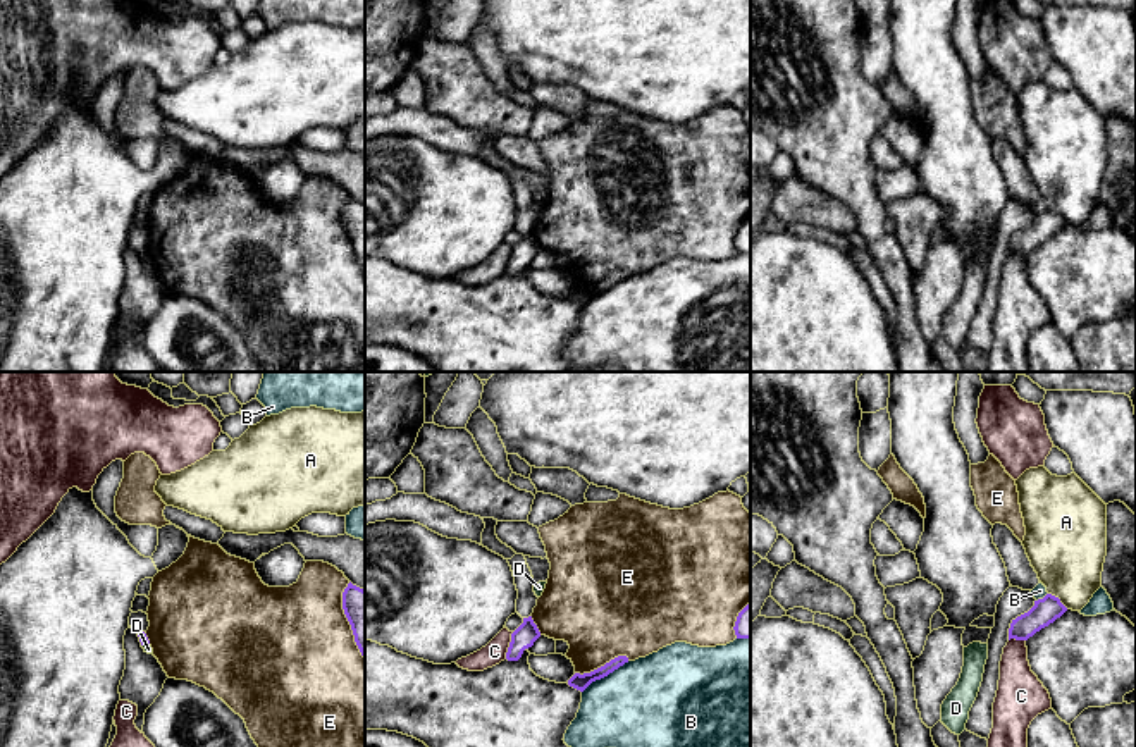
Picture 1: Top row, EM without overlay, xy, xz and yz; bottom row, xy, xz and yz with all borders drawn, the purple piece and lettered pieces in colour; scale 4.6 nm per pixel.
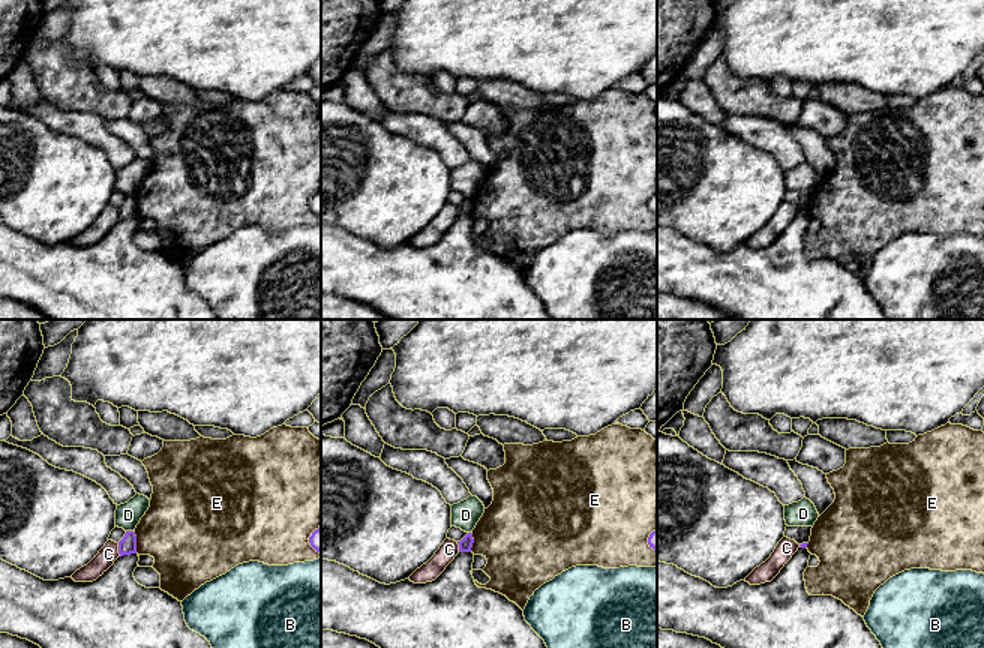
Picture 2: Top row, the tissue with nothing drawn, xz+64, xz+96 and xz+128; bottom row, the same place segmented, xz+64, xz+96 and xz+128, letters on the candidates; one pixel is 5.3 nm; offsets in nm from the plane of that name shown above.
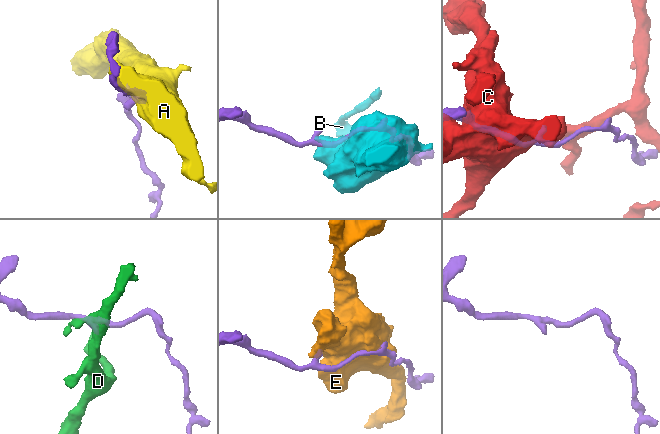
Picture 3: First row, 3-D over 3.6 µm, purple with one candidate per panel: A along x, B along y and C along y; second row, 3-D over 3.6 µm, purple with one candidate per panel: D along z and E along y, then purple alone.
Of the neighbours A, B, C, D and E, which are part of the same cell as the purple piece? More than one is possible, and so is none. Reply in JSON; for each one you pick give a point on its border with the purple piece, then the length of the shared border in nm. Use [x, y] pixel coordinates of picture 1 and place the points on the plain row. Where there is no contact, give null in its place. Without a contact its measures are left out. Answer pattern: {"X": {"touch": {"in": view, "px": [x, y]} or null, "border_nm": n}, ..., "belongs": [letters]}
{"belongs": []}

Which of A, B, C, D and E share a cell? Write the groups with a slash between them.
A / B / C / D / E

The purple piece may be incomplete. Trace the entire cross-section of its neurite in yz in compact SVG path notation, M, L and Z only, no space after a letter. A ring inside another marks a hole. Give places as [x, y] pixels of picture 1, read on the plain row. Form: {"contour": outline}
{"contour": "M1046 208L1043 213L1034 215L1034 220L1028 227L1012 234L1009 255L1028 255L1036 246L1060 232L1065 225L1067 222L1059 212Z"}

